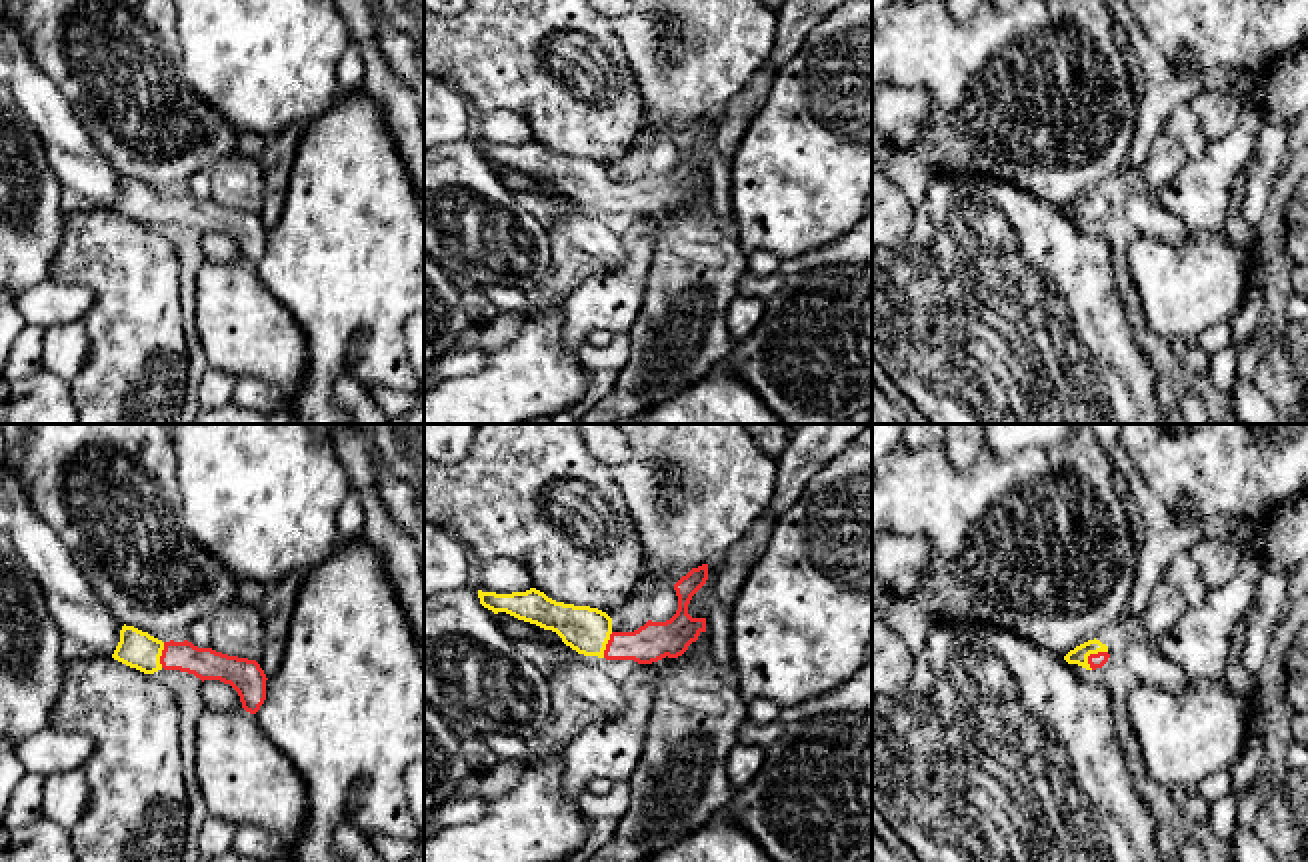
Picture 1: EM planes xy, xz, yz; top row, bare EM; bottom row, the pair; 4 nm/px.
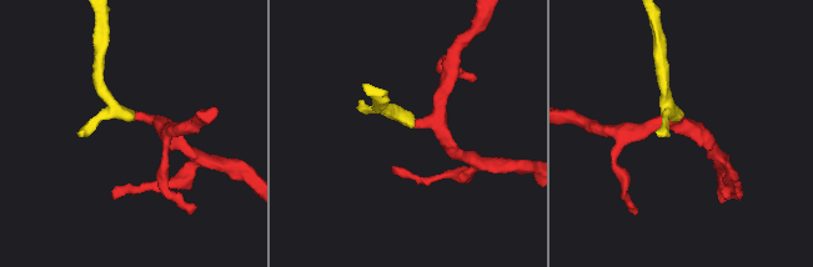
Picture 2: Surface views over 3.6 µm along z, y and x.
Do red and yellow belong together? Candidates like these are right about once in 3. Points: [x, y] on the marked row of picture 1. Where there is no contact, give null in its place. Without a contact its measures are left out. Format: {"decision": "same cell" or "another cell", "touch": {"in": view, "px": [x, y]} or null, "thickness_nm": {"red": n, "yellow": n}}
{"decision": "same cell", "touch": {"in": "yz", "px": [1092, 654]}, "thickness_nm": {"red": 60, "yellow": 70}}

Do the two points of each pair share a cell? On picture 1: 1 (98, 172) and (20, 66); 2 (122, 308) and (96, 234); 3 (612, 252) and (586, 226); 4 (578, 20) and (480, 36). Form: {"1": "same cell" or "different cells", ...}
{"1": "same cell", "2": "same cell", "3": "same cell", "4": "same cell"}

